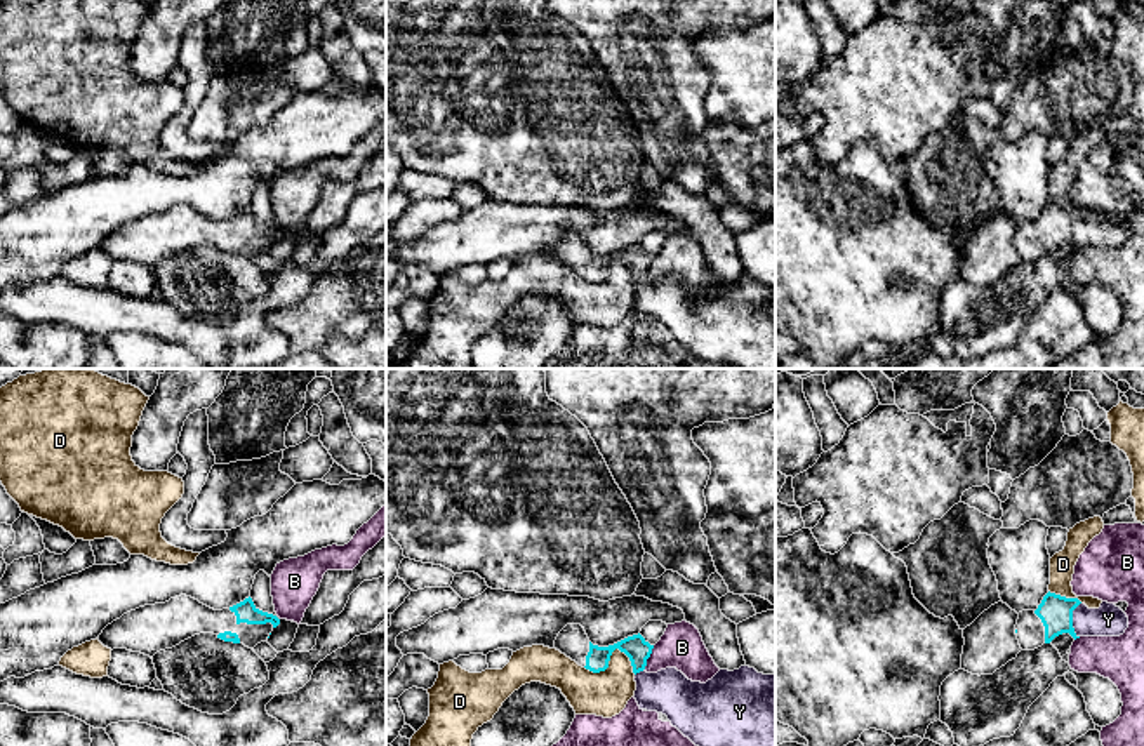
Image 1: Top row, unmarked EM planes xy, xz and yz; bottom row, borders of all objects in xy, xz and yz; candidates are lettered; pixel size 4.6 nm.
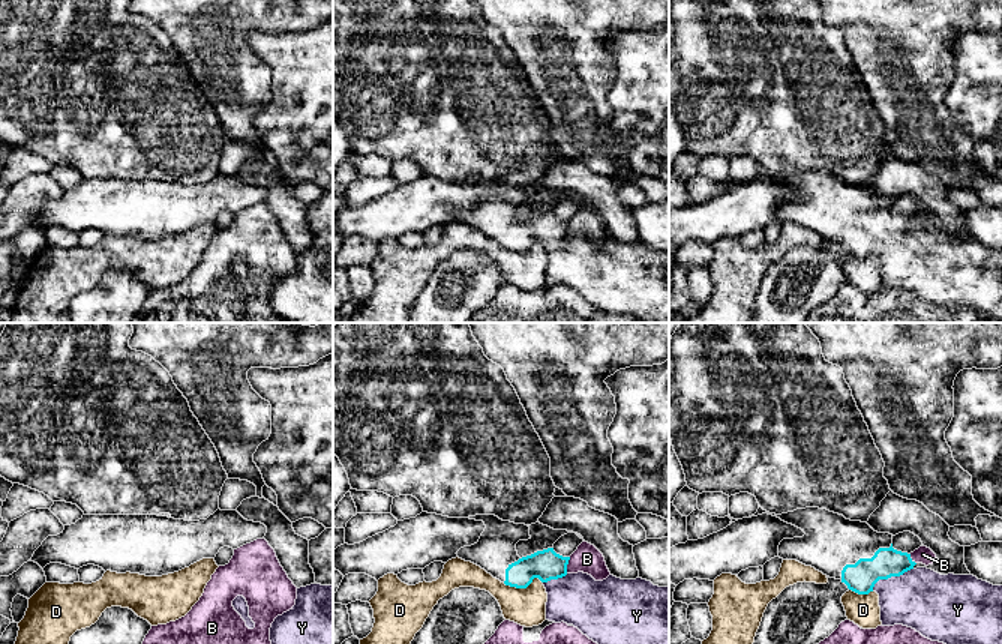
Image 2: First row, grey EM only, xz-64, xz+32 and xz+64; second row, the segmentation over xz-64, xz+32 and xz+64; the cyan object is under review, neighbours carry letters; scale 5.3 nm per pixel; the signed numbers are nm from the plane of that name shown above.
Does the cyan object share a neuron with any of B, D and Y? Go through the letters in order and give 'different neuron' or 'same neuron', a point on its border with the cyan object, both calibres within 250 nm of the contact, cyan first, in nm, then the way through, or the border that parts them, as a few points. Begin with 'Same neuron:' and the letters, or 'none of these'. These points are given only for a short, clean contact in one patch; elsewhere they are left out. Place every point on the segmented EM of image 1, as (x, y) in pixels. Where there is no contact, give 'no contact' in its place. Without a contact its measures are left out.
Same neuron: Y
B: different neuron; contact xz (649, 656); calibres 110 and 200 nm
D: different neuron; contact xz (611, 654); calibres 110 and 220 nm; border xz (585, 668), (602, 672), (609, 656), (619, 649), (635, 673)
Y: same neuron; contact yz (1071, 619); calibres 160 and 150 nm; way yz (1056, 612), (1071, 619), (1108, 619)

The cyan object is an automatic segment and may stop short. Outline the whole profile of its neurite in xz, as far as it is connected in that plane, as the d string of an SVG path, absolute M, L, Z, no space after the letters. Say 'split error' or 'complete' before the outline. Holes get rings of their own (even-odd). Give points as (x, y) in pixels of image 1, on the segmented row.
split error; M567 624L555 640L555 649L575 661L579 666L600 673L609 668L615 649L624 652L633 666L640 709L657 711L668 716L695 746L775 746L775 675L758 673L755 668L741 666L728 671L720 669L706 683L688 680L676 668L647 673L650 645L640 633L614 645L593 645L581 624Z

